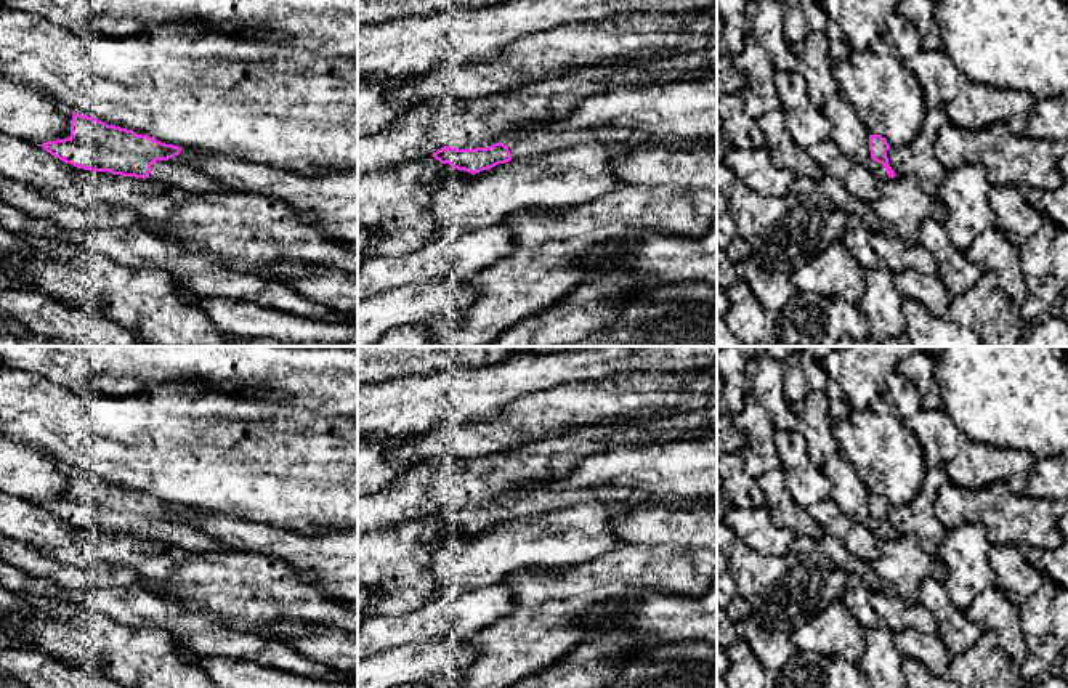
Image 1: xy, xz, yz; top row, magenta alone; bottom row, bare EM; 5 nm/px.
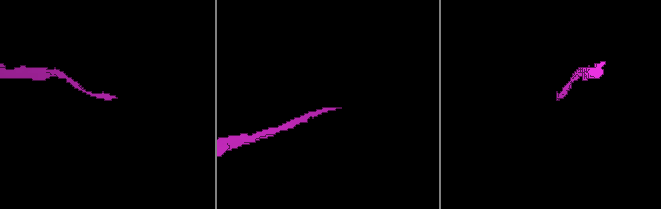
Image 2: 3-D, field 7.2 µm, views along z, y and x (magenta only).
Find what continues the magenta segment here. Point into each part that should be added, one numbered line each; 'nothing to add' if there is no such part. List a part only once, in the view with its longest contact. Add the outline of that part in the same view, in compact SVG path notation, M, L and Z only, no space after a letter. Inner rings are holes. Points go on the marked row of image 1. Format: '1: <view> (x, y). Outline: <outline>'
1: xy (173, 174). Outline: M157 160L151 165L149 178L172 188L204 192L229 189L228 184L208 176L199 168L178 160Z

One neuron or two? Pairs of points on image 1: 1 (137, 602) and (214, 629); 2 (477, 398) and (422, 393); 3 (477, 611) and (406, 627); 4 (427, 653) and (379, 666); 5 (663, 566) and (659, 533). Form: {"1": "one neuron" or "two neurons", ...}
{"1": "one neuron", "2": "one neuron", "3": "one neuron", "4": "one neuron", "5": "two neurons"}

